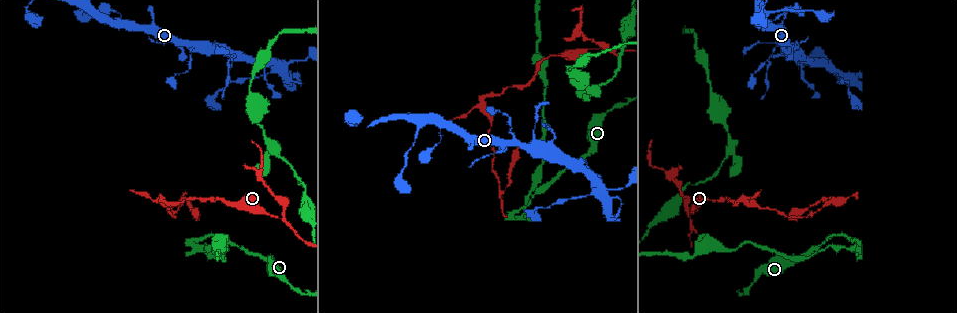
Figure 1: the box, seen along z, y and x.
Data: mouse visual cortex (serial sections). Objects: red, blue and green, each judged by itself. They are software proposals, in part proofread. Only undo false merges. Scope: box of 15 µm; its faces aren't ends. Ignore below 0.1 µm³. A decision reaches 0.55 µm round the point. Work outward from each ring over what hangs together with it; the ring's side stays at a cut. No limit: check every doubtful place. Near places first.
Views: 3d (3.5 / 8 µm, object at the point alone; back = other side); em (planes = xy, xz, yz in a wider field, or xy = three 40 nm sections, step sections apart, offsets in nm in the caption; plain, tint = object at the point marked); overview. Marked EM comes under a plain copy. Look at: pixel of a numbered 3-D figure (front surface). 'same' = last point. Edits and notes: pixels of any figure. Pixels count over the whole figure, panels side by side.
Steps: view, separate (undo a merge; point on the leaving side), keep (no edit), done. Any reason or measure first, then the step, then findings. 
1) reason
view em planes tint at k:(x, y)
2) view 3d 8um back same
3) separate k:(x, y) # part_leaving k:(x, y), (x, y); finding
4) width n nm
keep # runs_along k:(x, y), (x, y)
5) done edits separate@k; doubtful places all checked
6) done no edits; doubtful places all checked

sharp bend
view 3d 3.5um at 1:(857, 246)

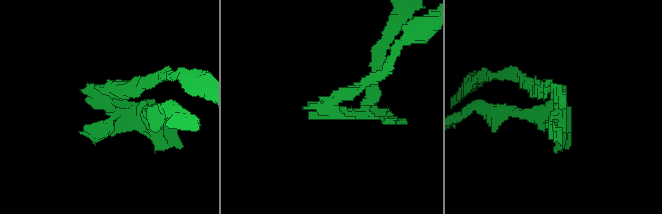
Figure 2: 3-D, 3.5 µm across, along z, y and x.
view em xy step 5 tint at 2:(110, 107)

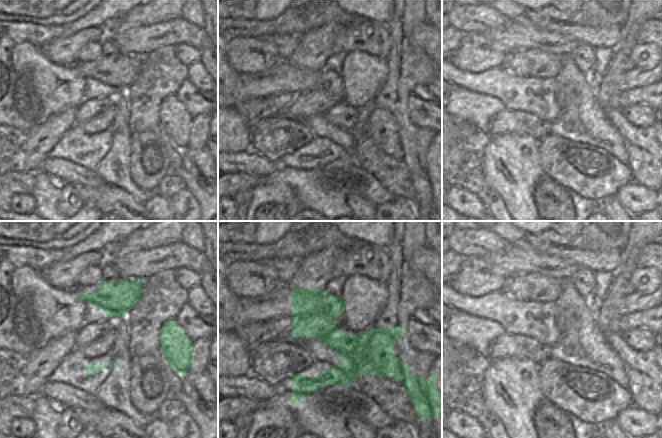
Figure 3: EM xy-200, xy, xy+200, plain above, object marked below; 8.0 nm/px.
keep # runs_along 3:(294, 291), (346, 346), (392, 356); continuous, no second cell

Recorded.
sharp bend
view 3d 8um back at 1:(485, 96)

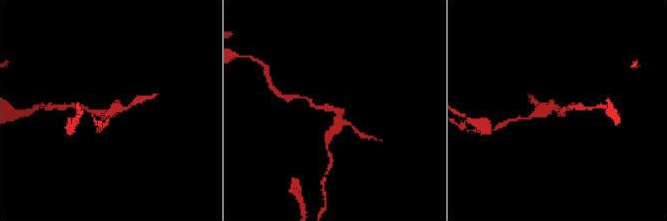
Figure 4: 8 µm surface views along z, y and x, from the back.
closer look
view 3d 3.5um at 4:(337, 110)

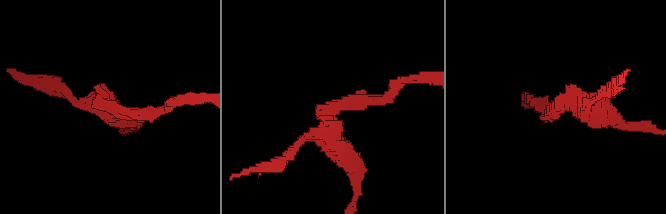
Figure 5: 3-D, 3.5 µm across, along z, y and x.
view em xy step 5 tint at 5:(559, 106)

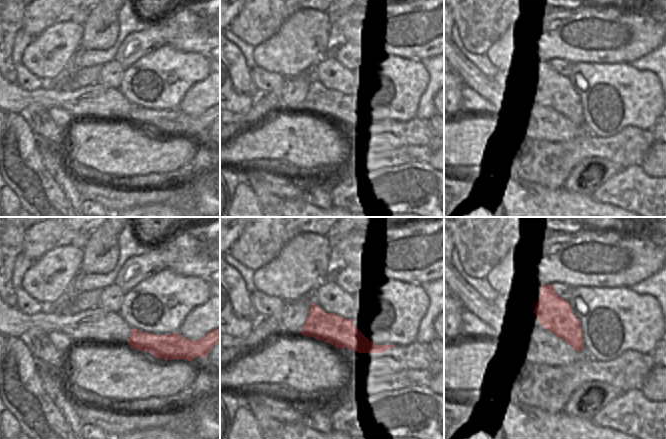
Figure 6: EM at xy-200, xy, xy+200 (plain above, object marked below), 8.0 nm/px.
keep # runs_along 6:(313, 305), (336, 330), (385, 347); all the same cell

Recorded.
calibre changes
view 3d 3.5um back at 1:(755, 204)

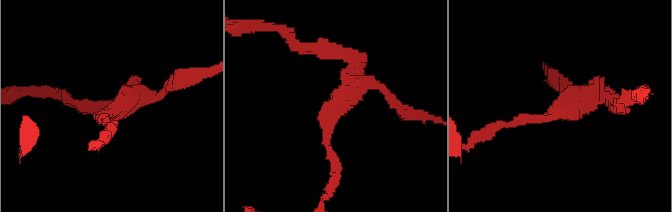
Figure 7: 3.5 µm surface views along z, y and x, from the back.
arm_widths 100, 250 nm
view em xy step 1 tint at 7:(112, 108)

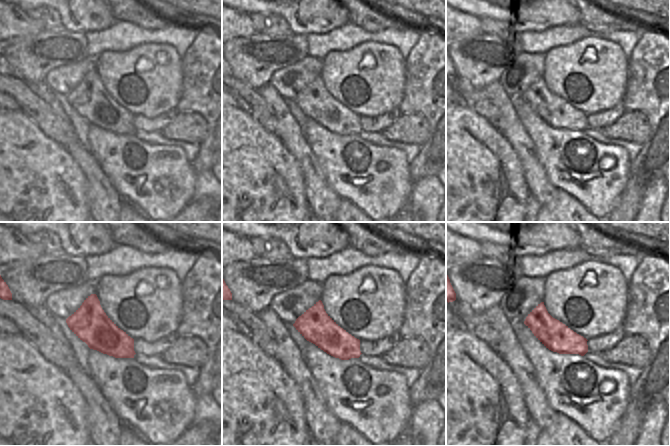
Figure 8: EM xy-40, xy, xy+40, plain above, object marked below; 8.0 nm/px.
view em xy step 3 tint same

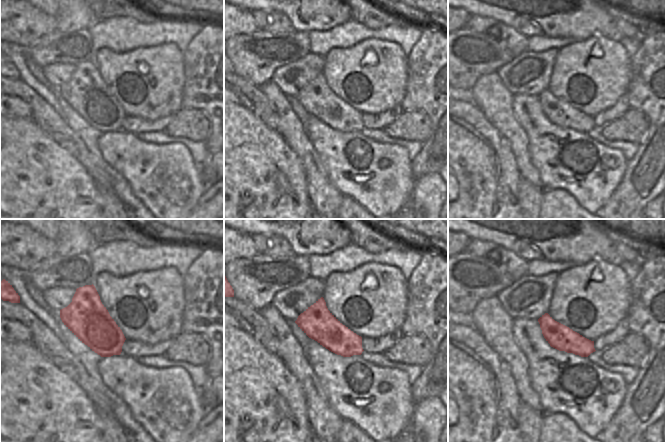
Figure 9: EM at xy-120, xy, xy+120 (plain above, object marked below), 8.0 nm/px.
keep # runs_along 7:(609, 101), (591, 92), (545, 119), (501, 126); one cell here

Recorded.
two arms in line, one across
view 3d 8um at 1:(283, 221)

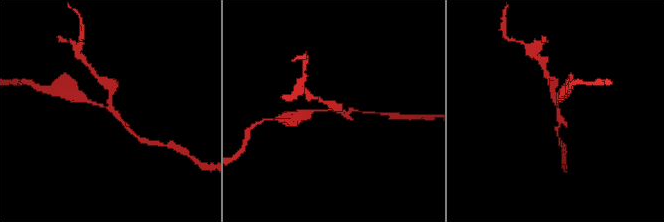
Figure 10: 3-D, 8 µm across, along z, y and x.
zoom in
view 3d 3.5um at 10:(330, 109)

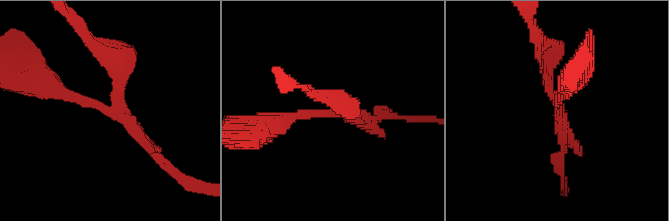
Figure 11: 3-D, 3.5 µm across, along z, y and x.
arms 3; arm_widths 150, 150, 200 nm; need the tissue
view em planes tint at 11:(559, 112)

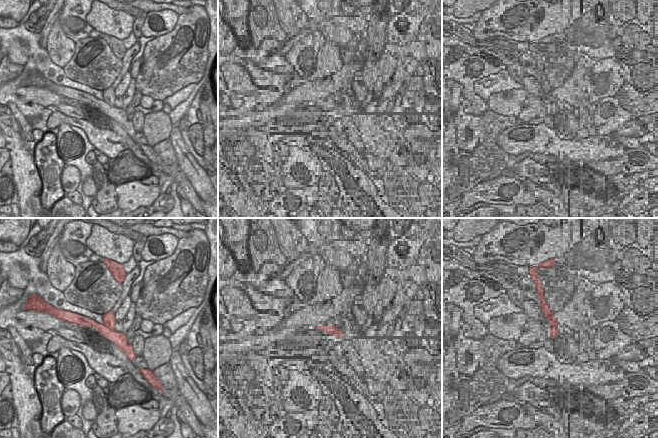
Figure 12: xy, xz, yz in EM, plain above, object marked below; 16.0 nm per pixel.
separate 11:(125, 76) # a second cell is stuck on

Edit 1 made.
see it whole again
view overview

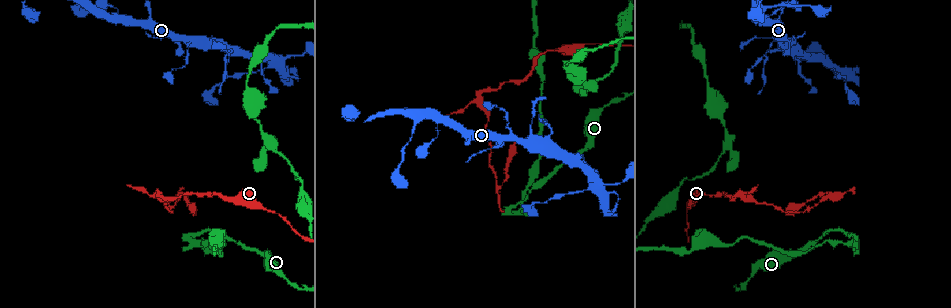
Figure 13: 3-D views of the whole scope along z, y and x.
sharp bend
view 3d 3.5um at 13:(503, 181)

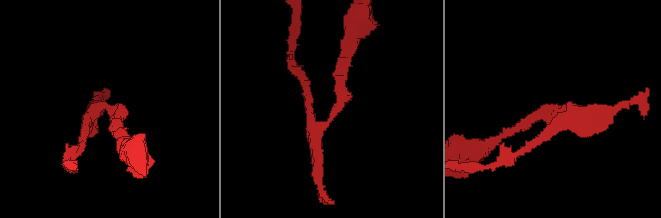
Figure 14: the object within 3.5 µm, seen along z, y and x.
shape alone is not enough
view em xy step 2 tint at 14:(331, 117)

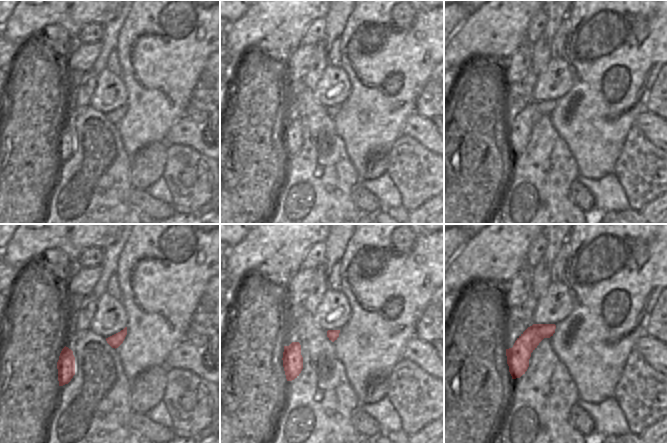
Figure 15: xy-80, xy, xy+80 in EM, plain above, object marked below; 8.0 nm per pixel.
keep # runs_along 14:(305, 94), (317, 127), (333, 117), (342, 63); continuous, no second cell

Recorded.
small branch off a trunk
view 3d 8um at 13:(192, 38)

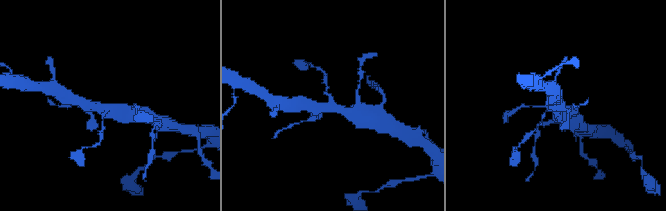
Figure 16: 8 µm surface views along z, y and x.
zoom in
view 3d 3.5um at 16:(329, 109)

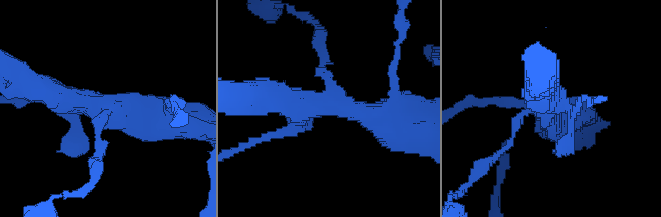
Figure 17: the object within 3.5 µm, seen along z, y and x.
now the EM
view em xy step 3 tint at 17:(334, 104)

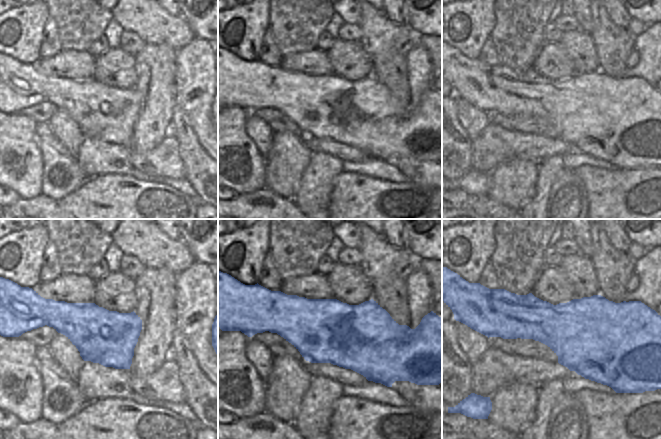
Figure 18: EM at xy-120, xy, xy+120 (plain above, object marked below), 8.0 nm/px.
width 550 nm
keep # runs_along 17:(47, 90), (93, 106), (170, 118); one cell here

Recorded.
done edits separate@11; doubtful places all checked

